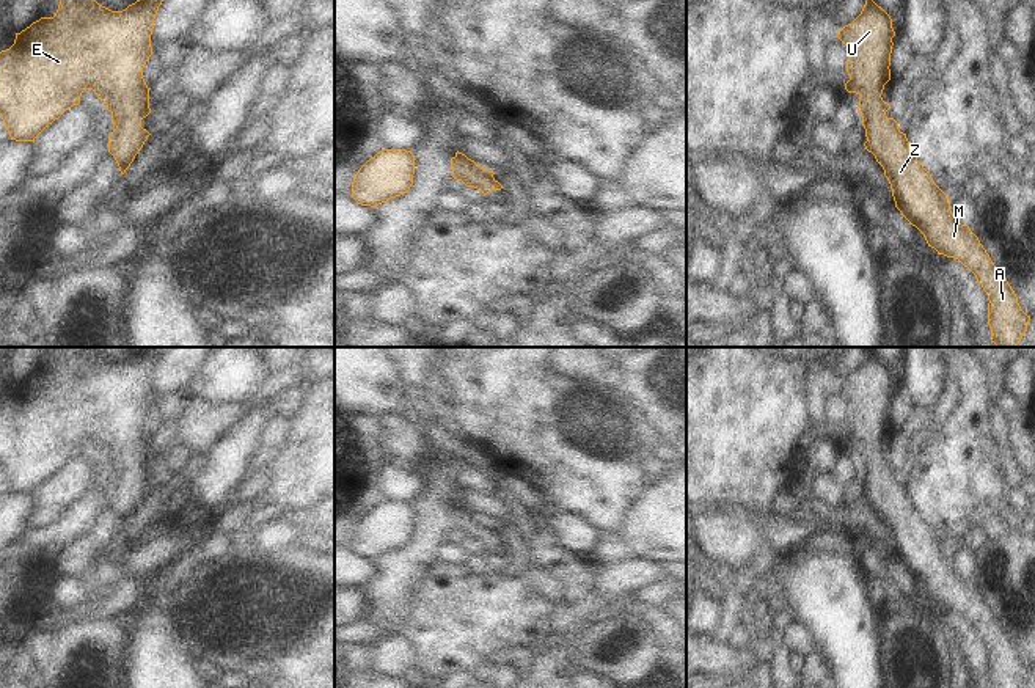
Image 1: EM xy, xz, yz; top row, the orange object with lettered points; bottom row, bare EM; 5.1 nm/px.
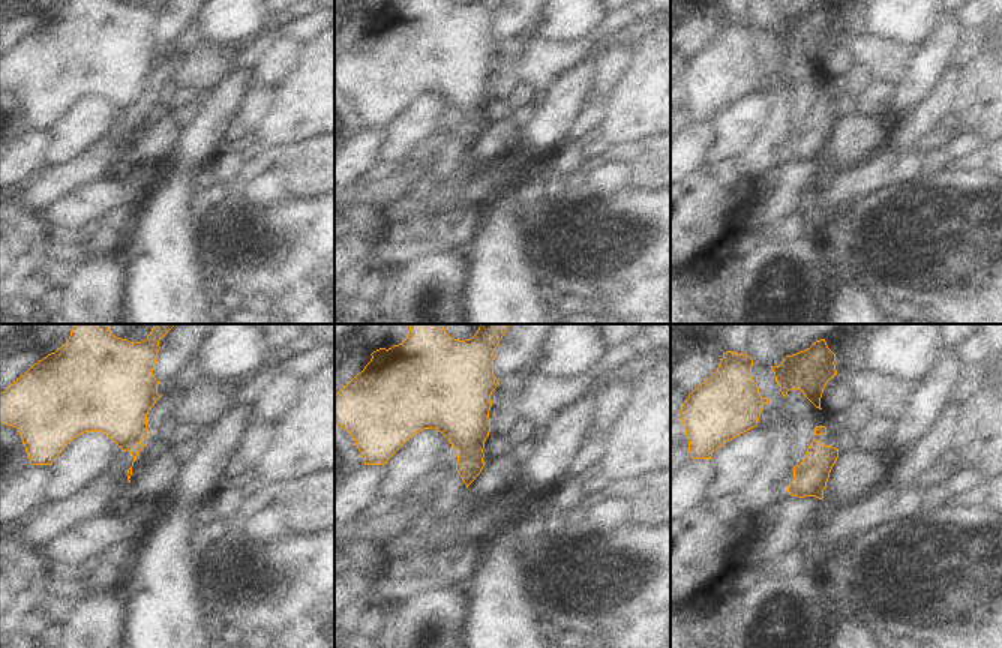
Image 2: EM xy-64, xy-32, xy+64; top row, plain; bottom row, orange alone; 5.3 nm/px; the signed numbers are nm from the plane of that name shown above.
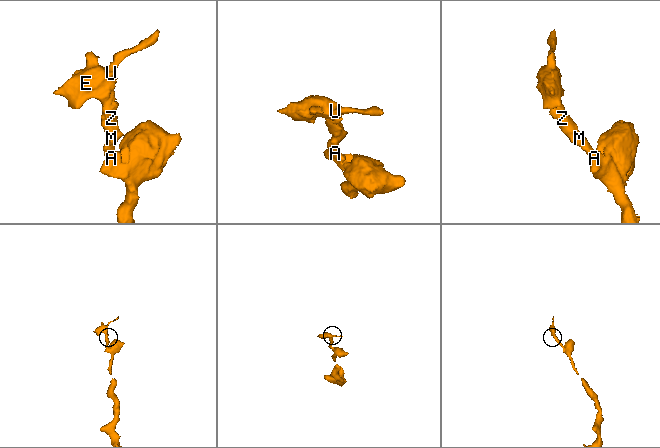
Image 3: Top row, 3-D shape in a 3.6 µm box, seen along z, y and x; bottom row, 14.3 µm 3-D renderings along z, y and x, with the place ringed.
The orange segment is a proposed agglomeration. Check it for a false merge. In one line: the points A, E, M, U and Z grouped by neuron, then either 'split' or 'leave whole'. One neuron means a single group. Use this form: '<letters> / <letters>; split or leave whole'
A E M U Z; leave whole

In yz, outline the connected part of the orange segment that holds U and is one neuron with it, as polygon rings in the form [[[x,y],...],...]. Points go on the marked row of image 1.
[[[865,0],[861,14],[839,30],[837,38],[848,50],[850,80],[845,90],[859,96],[858,110],[867,137],[864,146],[883,167],[895,207],[923,234],[928,247],[938,254],[958,259],[975,275],[989,300],[991,341],[997,347],[1016,347],[1027,331],[1030,316],[1021,309],[1015,291],[978,237],[953,217],[950,199],[909,151],[898,123],[884,116],[891,105],[881,94],[891,80],[894,36],[891,16],[873,0]]]

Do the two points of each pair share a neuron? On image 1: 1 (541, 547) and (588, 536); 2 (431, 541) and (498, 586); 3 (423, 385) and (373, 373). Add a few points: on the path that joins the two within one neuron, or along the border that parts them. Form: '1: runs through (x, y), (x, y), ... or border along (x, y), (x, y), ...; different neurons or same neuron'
1: border along (550, 511), (555, 539), (588, 559); different neurons
2: border along (437, 559), (416, 591); different neurons
3: border along (394, 363), (405, 387); different neurons

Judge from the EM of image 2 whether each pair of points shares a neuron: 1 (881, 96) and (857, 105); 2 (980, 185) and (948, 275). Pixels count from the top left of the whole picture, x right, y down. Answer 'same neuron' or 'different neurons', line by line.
1: same neuron
2: same neuron

